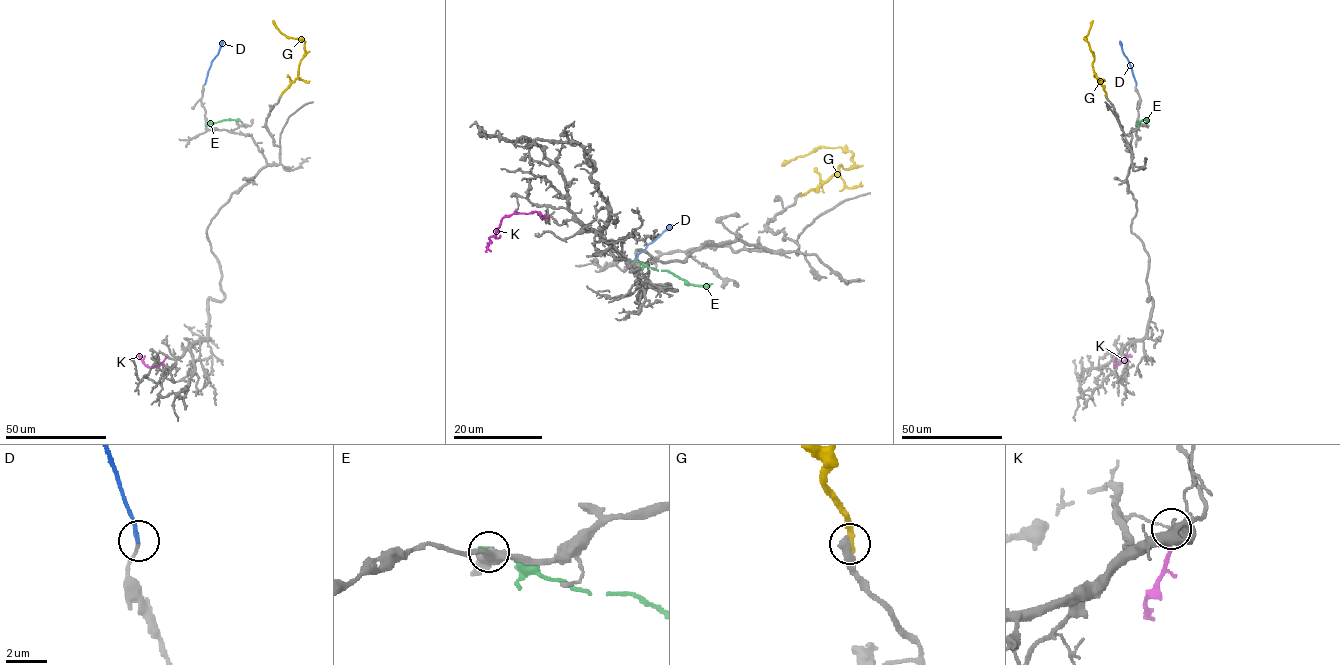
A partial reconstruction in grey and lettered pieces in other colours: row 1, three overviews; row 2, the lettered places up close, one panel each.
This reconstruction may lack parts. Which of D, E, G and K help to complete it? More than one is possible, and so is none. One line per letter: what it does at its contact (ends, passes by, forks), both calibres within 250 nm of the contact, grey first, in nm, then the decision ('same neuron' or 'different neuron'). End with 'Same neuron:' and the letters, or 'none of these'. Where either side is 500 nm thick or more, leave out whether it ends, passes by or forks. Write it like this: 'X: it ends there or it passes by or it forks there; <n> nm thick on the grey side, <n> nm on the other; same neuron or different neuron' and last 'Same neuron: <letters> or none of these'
D: it ends there; 160 nm thick on the grey side, 190 nm on the other; same neuron
E: it ends there; 300 nm thick on the grey side, 220 nm on the other; different neuron
G: it ends there; 480 nm thick on the grey side, 280 nm on the other; same neuron
K: it ends there; 190 nm thick on the grey side, 280 nm on the other; different neuron
Same neuron: D, G

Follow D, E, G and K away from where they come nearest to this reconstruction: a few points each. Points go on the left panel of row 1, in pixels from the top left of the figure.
D: (205, 84), (221, 41)
E: (206, 125), (223, 120), (241, 121)
G: (281, 95), (298, 76), (305, 52), (305, 42), (288, 38), (272, 20)
K: (166, 357), (161, 364), (151, 368), (140, 357)

